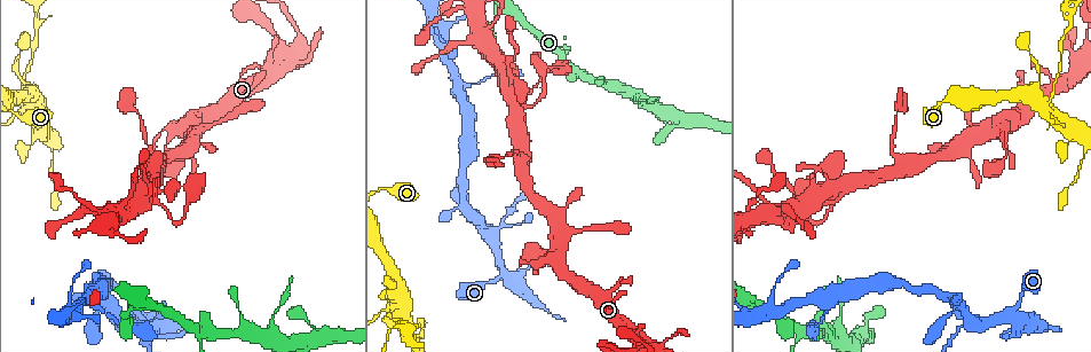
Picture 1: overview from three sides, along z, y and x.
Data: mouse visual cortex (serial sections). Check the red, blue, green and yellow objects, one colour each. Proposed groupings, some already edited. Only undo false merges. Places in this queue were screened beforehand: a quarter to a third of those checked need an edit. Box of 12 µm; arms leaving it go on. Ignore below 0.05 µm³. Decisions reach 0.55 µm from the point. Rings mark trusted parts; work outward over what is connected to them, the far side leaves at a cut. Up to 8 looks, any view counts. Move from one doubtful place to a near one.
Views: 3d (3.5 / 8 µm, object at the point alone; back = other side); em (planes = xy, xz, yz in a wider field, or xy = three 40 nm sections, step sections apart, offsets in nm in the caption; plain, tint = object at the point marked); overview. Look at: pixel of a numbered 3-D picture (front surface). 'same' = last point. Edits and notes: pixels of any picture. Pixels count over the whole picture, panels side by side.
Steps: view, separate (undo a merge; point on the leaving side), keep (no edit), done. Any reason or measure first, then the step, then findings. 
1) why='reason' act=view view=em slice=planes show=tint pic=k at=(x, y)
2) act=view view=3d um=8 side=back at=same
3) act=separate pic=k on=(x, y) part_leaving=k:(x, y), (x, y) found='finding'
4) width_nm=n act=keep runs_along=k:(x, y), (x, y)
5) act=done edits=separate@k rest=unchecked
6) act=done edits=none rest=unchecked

why='four or more arms meet' act=view view=3d um=3.5 side=back pic=1 at=(392, 308)

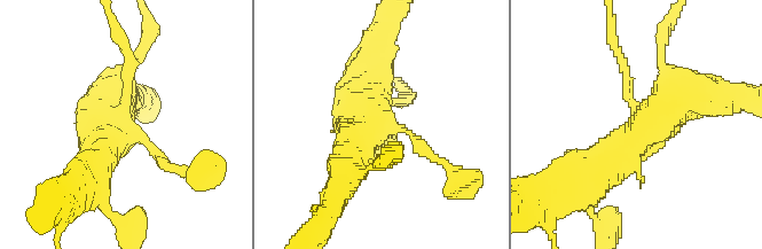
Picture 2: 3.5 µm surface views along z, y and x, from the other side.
act=view view=em slice=planes show=tint pic=2 at=(384, 122)

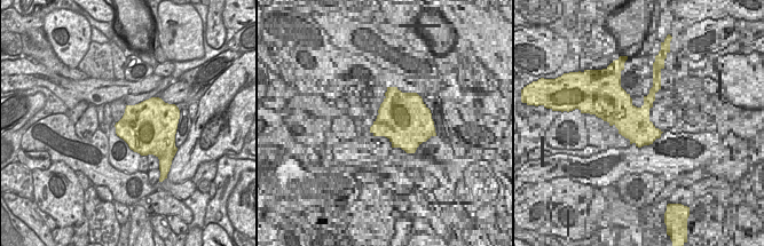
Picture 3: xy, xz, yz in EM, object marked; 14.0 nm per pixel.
act=separate pic=2 on=(620, 56) part_leaving=2:(626, 94), (626, 69), (611, 26) found='two cells meet here'

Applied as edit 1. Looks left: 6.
why='see it whole again' act=view view=overview

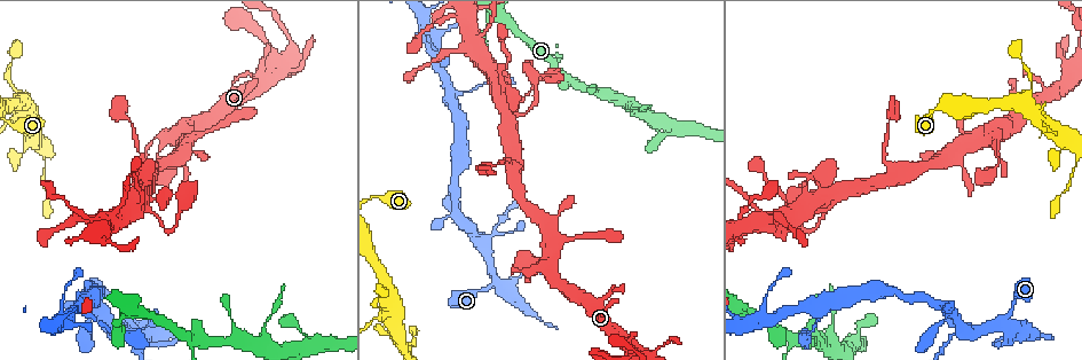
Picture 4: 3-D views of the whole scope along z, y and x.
why='narrows sharply' act=view view=3d um=3.5 pic=4 at=(496, 224)

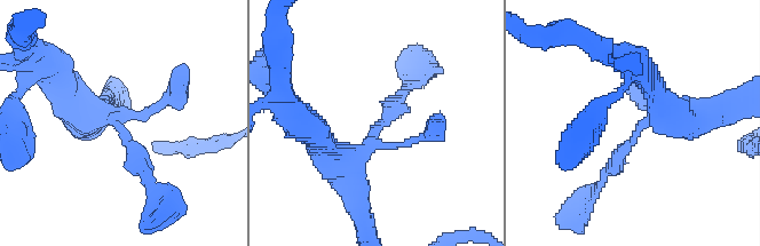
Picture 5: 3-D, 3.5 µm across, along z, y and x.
act=view view=em slice=xy step=5 show=tint pic=5 at=(635, 133)

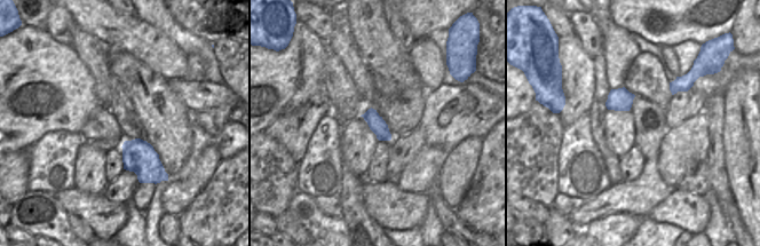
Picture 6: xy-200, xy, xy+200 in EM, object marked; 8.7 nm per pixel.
act=view view=em slice=xy step=3 show=tint at=same

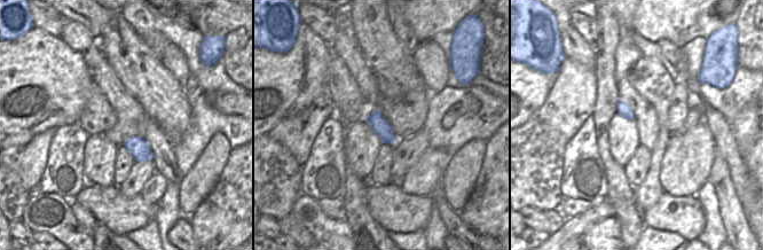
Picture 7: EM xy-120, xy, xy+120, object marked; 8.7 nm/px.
act=keep runs_along=5:(342, 169), (412, 85) found='one cell here'

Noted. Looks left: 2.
why='sudden change in width' act=view view=3d um=3.5 side=back pic=4 at=(122, 205)

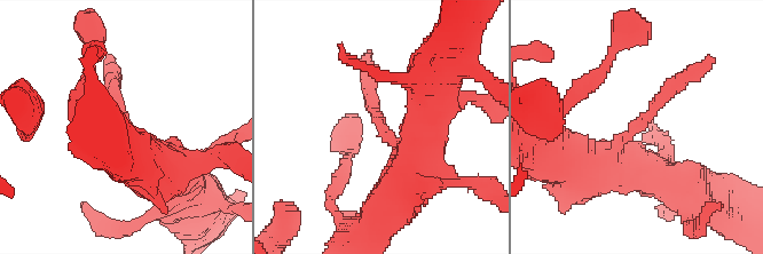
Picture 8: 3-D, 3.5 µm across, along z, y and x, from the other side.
arm_widths_nm=200,600 act=separate pic=8 on=(644, 124) part_leaving=8:(620, 142), (673, 85), (699, 68) found='a second cell is stuck on'

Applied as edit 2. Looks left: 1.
act=done edits=separate@2,separate@8 rest=unchecked

